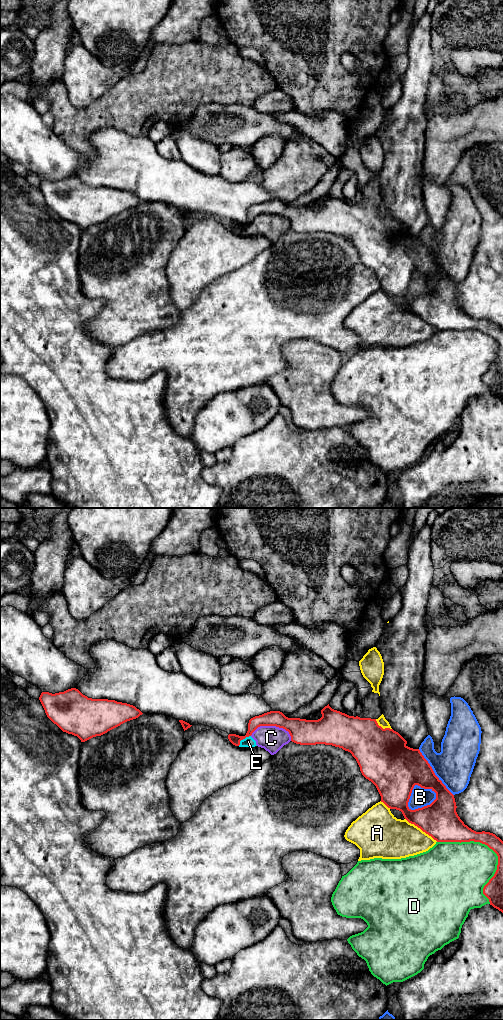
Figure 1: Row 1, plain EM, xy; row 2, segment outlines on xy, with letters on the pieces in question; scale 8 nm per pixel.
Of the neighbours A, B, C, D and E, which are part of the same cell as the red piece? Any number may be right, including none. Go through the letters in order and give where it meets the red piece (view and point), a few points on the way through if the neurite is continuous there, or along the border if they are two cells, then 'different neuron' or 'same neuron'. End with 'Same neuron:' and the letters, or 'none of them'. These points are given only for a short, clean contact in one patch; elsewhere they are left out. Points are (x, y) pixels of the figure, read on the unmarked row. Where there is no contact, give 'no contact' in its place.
A: meets red in xy at (421, 317); different neuron
B: meets red in xy at (424, 294); different neuron
C: meets red in xy at (273, 213); different neuron
D: meets red in xy at (491, 336); different neuron
E: meets red in xy at (243, 226); border along xy (250, 223), (243, 226), (238, 233); different neuron
Same neuron: none of them

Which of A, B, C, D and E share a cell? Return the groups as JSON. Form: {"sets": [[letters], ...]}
{"sets": [["A"], ["B"], ["C", "E"], ["D"]]}

